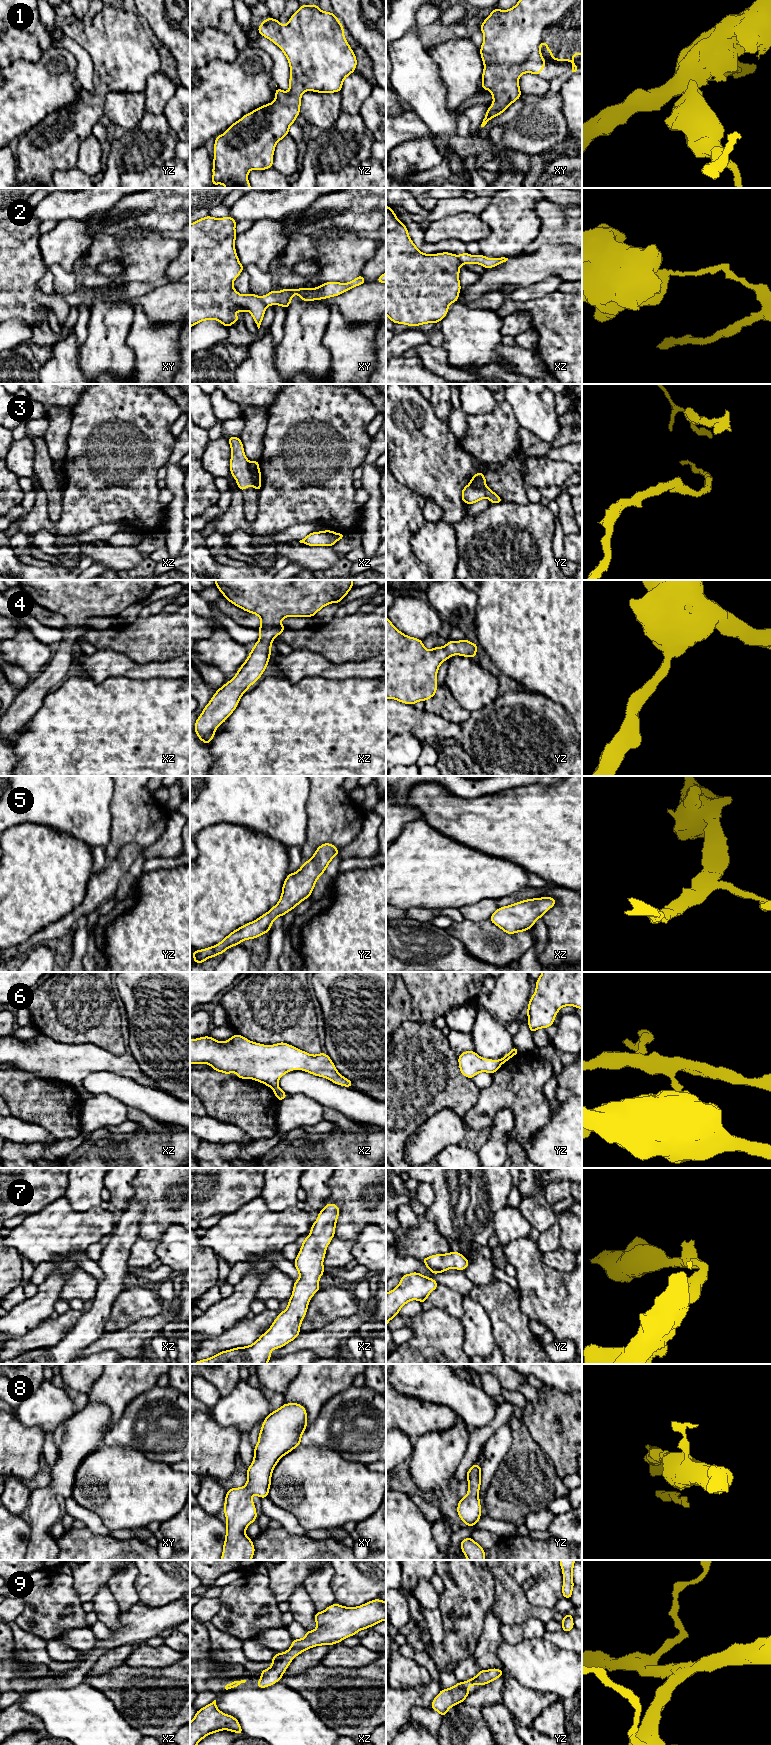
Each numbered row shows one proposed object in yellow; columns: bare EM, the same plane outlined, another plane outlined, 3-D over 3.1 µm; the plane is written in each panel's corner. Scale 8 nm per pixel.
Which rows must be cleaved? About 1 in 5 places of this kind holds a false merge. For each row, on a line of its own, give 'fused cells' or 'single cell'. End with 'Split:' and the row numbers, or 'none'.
1: single cell
2: fused cells
3: fused cells
4: single cell
5: single cell
6: fused cells
7: single cell
8: single cell
9: single cell
Split: 2, 3, 6

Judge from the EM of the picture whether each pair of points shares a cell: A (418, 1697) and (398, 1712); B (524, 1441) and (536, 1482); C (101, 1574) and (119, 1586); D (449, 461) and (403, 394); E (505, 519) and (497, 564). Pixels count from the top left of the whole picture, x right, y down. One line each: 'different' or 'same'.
A: same
B: same
C: different
D: same
E: same

